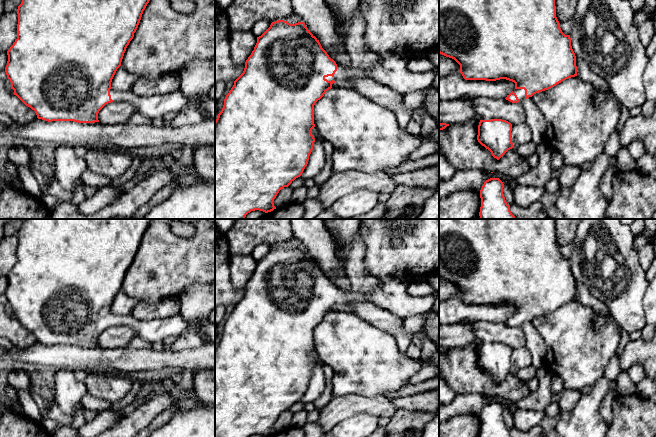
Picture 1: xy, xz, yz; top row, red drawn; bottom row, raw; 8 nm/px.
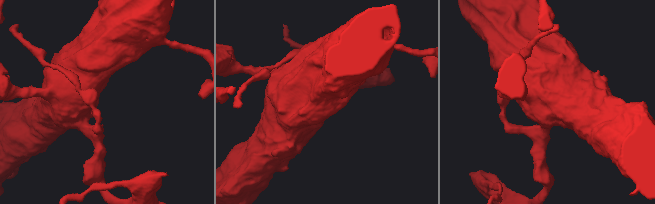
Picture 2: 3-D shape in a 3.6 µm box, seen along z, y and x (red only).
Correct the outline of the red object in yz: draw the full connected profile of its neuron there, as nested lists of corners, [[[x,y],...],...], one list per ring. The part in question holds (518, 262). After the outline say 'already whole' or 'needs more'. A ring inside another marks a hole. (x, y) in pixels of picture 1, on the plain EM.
[[[439,219],[439,277],[454,283],[459,289],[459,296],[462,298],[465,304],[486,304],[496,305],[500,303],[506,303],[515,307],[515,313],[507,319],[505,322],[510,327],[525,327],[525,324],[532,321],[534,318],[548,314],[562,305],[577,300],[576,280],[571,270],[570,259],[565,259],[561,252],[560,247],[556,241],[556,230],[555,230],[556,219]]] | needs more

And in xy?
[[[25,219],[22,222],[21,228],[18,230],[18,248],[17,248],[17,263],[7,275],[8,285],[5,291],[7,302],[11,306],[11,313],[26,330],[35,335],[37,342],[48,346],[52,345],[74,345],[78,347],[95,347],[99,346],[98,337],[108,327],[128,325],[136,332],[136,337],[151,343],[161,342],[165,338],[171,336],[181,336],[188,328],[188,322],[179,313],[160,319],[151,321],[139,321],[134,317],[115,315],[111,311],[112,303],[121,290],[121,286],[126,275],[127,270],[134,261],[138,249],[140,247],[143,235],[150,225],[152,219]]] | needs more

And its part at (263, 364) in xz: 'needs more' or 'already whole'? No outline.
needs more

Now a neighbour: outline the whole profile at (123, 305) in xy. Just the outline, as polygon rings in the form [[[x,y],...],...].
[[[120,290],[111,306],[111,311],[115,315],[124,317],[130,316],[138,304],[138,300],[128,296],[123,290]]]

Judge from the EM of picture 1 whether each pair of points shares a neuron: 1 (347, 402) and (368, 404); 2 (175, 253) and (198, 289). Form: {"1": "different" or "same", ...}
{"1": "same", "2": "different"}

